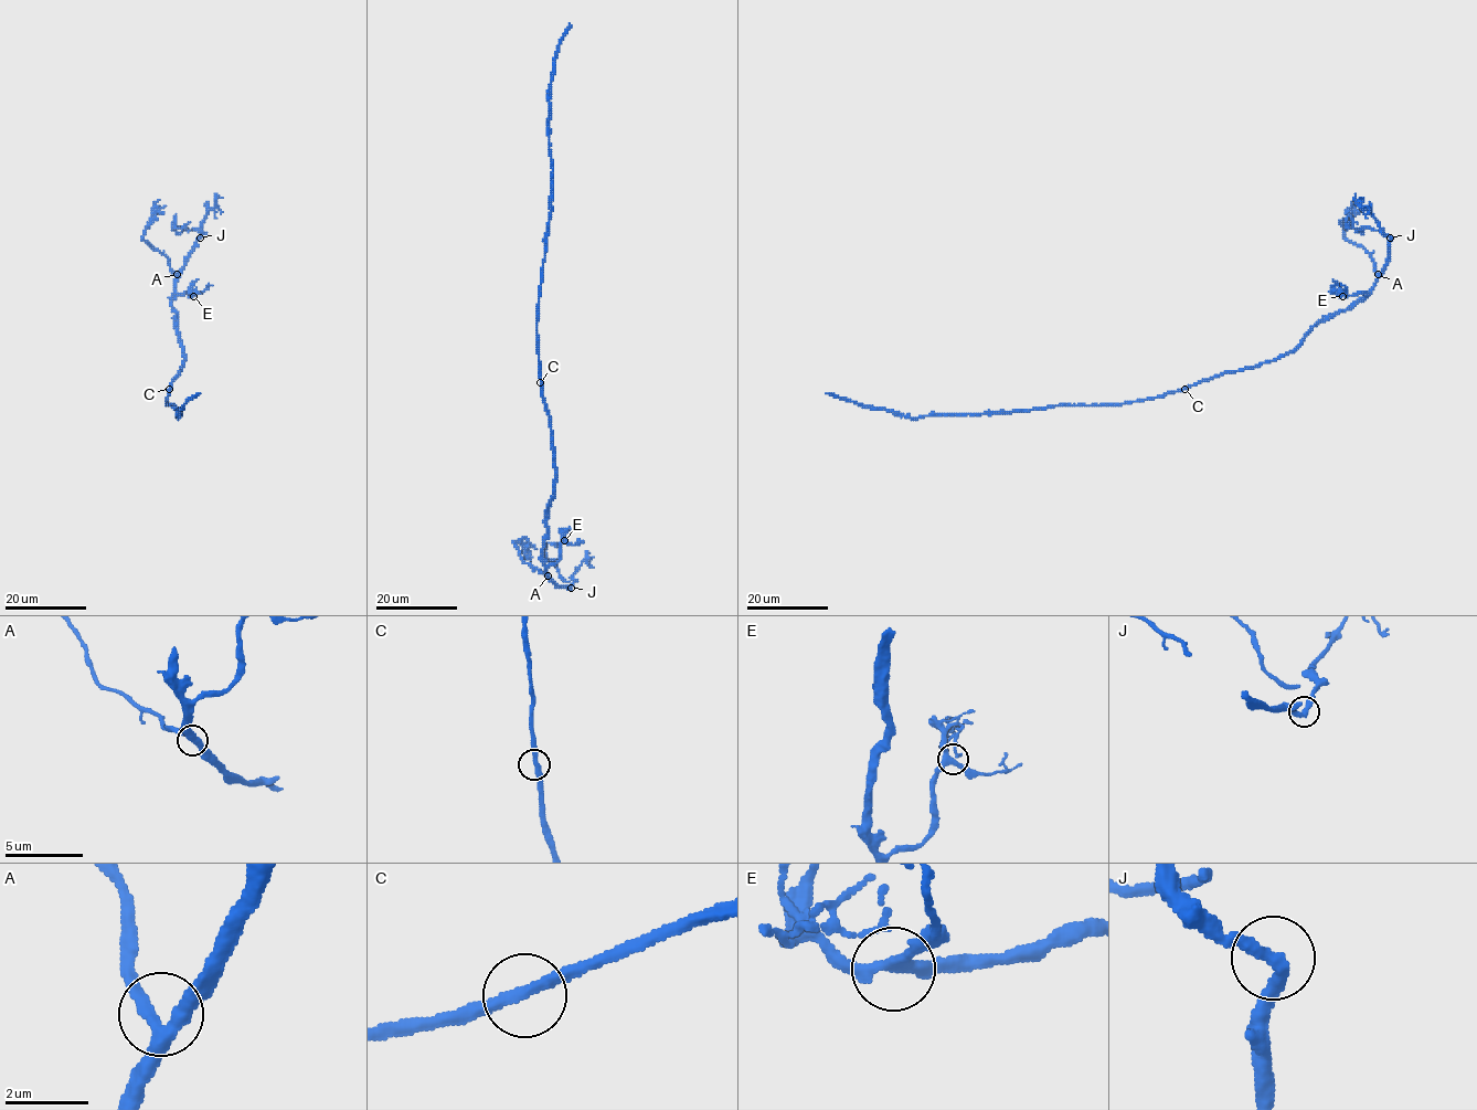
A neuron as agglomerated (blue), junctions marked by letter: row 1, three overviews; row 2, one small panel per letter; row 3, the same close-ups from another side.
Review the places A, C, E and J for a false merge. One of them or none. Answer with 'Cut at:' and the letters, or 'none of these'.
Cut at: J

